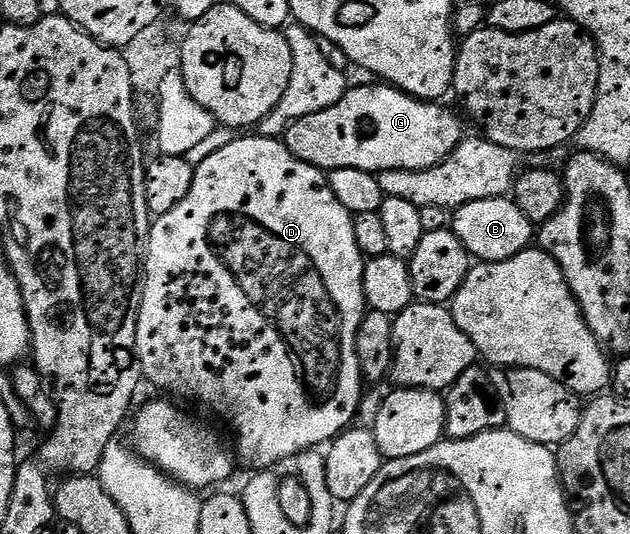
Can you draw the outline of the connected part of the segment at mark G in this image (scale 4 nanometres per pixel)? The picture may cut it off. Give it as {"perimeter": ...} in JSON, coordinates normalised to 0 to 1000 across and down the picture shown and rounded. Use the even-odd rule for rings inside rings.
{"perimeter":[[[621,157],[597,159],[603,161],[560,159],[546,174],[543,187],[537,187],[537,195],[524,195],[524,202],[511,202],[492,217],[459,228],[457,243],[448,255],[454,279],[473,300],[516,322],[537,315],[568,315],[602,330],[621,318],[689,315],[708,301],[724,283],[725,270],[737,264],[740,245],[730,238],[729,217],[698,199],[705,195],[692,187],[656,184]]]}

